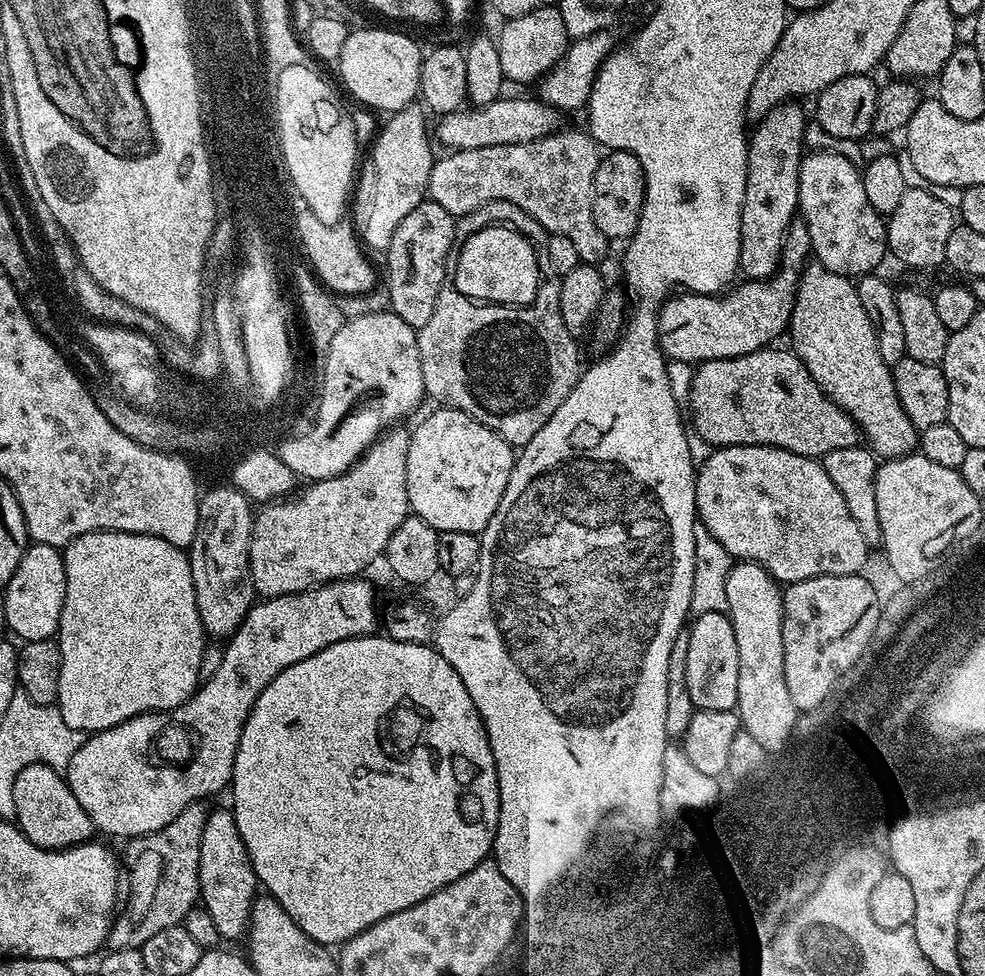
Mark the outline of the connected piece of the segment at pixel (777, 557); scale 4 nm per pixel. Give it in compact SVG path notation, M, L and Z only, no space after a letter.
M765 444L730 446L709 451L708 457L696 470L696 514L699 523L704 524L706 530L710 534L714 534L714 538L718 538L718 542L722 542L722 546L726 546L726 550L733 558L740 562L762 565L781 585L797 584L819 576L854 576L865 571L863 568L864 563L868 560L870 546L866 542L866 538L862 538L862 530L858 530L858 522L854 522L850 510L846 510L846 498L842 498L838 486L834 486L834 482L830 482L830 474L826 474L824 465L819 459L794 454L785 448L767 448Z

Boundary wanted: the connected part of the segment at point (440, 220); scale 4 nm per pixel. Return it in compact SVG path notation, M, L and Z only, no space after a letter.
M425 198L421 204L414 206L414 210L410 210L410 214L406 214L406 218L402 218L398 230L394 230L394 238L388 249L386 249L386 256L388 256L387 307L411 328L418 330L422 326L426 326L426 322L430 322L430 314L434 314L438 294L446 286L444 267L447 266L448 268L450 264L448 251L451 250L452 244L455 245L456 243L456 222L454 217L446 210L442 210L442 206L438 206L431 198Z

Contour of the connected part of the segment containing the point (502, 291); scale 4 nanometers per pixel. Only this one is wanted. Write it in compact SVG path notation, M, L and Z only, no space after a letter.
M492 225L468 236L459 248L461 250L457 258L455 255L452 268L452 271L454 270L452 286L460 294L477 302L504 304L508 307L524 307L532 304L537 296L537 290L540 288L542 277L540 275L540 267L537 265L536 249L527 236L504 225Z

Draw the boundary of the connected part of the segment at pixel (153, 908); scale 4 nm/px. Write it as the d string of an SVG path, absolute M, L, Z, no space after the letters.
M197 802L186 806L170 826L127 841L122 860L132 871L132 897L124 913L113 919L106 941L109 949L139 948L158 931L183 925L189 910L197 907L200 898L198 882L198 846L202 846L202 826L210 811L209 805Z

